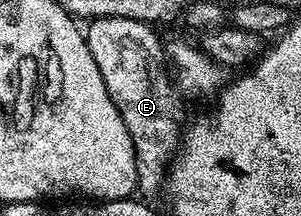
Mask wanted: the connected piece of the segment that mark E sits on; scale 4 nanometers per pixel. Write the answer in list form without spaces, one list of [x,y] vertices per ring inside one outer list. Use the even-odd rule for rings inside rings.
[[[123,17],[94,19],[84,28],[91,57],[95,57],[99,73],[103,73],[103,85],[107,85],[111,101],[115,101],[115,109],[119,109],[127,133],[131,133],[137,162],[137,185],[142,192],[162,190],[183,127],[183,99],[167,70],[162,40],[157,40],[153,31],[156,30],[150,24]]]

